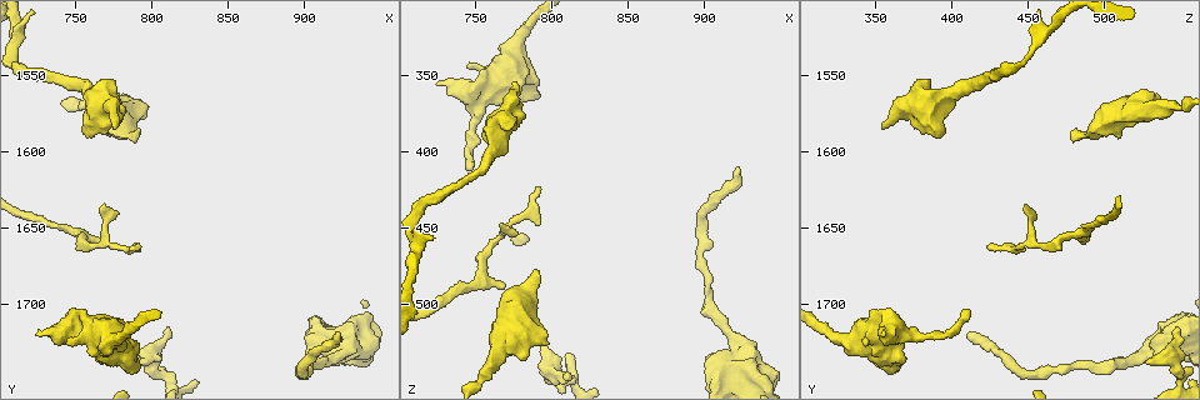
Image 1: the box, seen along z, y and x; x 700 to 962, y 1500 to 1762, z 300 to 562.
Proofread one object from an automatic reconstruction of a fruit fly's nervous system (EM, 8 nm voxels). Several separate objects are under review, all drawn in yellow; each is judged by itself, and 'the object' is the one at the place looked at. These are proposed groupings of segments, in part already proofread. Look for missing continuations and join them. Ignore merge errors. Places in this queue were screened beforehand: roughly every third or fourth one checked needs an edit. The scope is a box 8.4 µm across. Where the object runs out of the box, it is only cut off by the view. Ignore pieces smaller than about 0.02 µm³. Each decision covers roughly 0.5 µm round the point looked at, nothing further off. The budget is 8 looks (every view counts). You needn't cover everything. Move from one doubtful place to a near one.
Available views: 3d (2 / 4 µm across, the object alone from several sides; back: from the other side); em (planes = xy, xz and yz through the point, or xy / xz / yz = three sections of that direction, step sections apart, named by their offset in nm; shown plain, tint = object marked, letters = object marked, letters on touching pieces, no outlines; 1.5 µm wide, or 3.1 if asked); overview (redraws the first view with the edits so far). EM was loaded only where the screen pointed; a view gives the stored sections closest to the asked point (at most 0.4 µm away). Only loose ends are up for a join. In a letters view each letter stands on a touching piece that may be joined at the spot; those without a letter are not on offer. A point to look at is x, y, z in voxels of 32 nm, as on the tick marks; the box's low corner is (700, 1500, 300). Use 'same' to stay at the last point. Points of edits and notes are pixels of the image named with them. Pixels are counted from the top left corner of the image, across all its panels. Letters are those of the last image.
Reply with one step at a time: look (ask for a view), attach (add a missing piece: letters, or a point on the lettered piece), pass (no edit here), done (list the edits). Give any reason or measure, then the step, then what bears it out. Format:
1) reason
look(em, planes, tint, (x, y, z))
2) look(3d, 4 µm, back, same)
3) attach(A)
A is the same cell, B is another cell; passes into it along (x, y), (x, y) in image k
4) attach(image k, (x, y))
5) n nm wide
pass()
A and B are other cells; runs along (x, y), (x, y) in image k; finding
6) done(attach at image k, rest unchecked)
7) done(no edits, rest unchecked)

stops while still wide
look(3d, 4 µm, (746, 1722, 344))

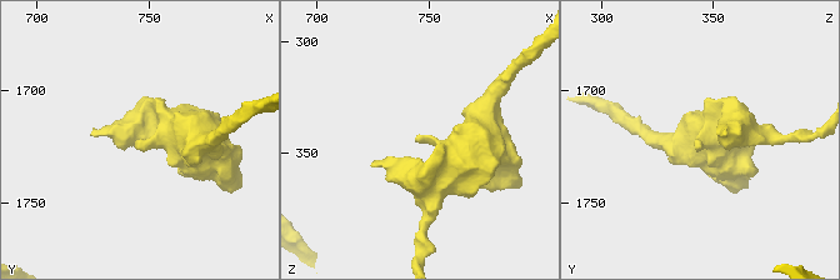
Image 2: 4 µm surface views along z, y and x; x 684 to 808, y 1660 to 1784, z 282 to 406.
shape alone is not enough
look(em, planes, letters, (744, 1723, 345))

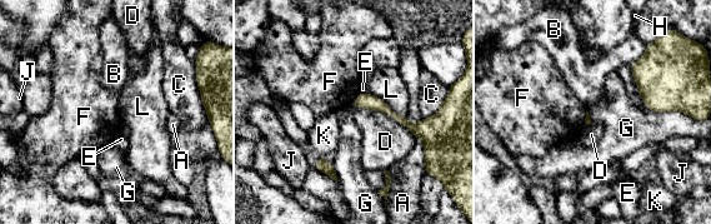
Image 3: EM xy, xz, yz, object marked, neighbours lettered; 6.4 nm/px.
pass()
A, B, C, D, E, F, G, H, J, K and L are other cells; border along (647, 109), (680, 113) in image 3; none of them fits

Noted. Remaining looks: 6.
tapers out
look(em, planes, letters, (748, 1706, 410))

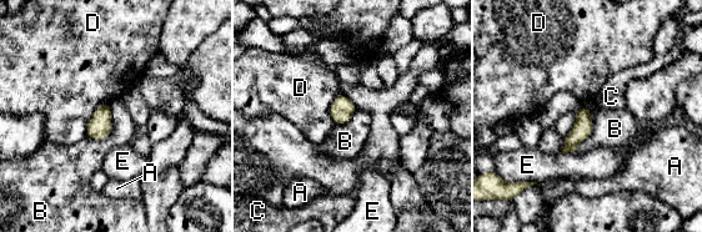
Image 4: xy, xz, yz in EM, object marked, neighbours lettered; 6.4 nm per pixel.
120 nm wide; B touches over 260 nm
pass()
A, B, C, D and E are other cells; no lettered piece goes on from it

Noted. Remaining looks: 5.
thick end
look(3d, 4 µm, (792, 1742, 366))

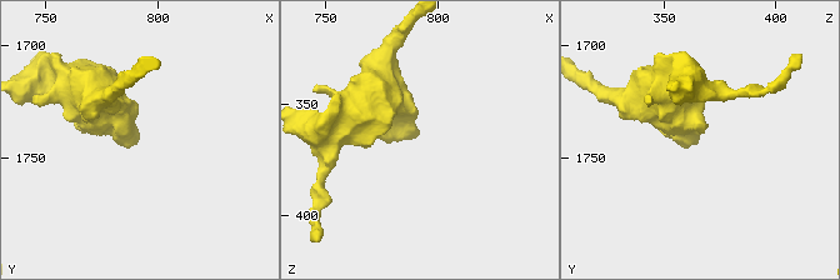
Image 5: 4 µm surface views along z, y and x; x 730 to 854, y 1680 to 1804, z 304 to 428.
now the EM
look(em, xz, step 4, letters, (792, 1743, 365))

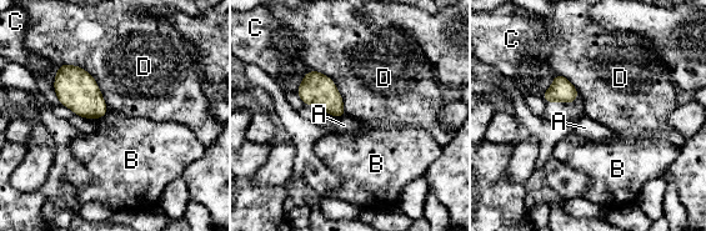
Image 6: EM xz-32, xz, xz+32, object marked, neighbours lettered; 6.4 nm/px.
cut it another way
look(em, planes, letters, same)

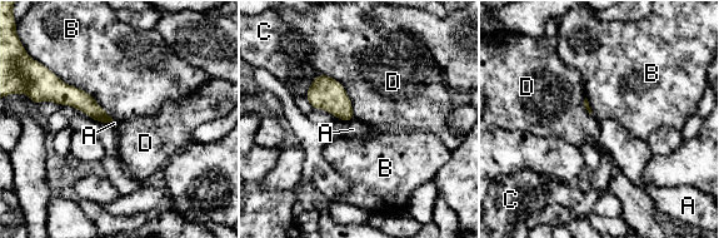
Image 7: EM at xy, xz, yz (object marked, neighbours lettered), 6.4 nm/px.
pass()
A, B, C and D are other cells; border along (320, 73), (341, 84), (355, 118) in image 7; no lettered piece goes on from it

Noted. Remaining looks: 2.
done(no edits, rest unchecked)

